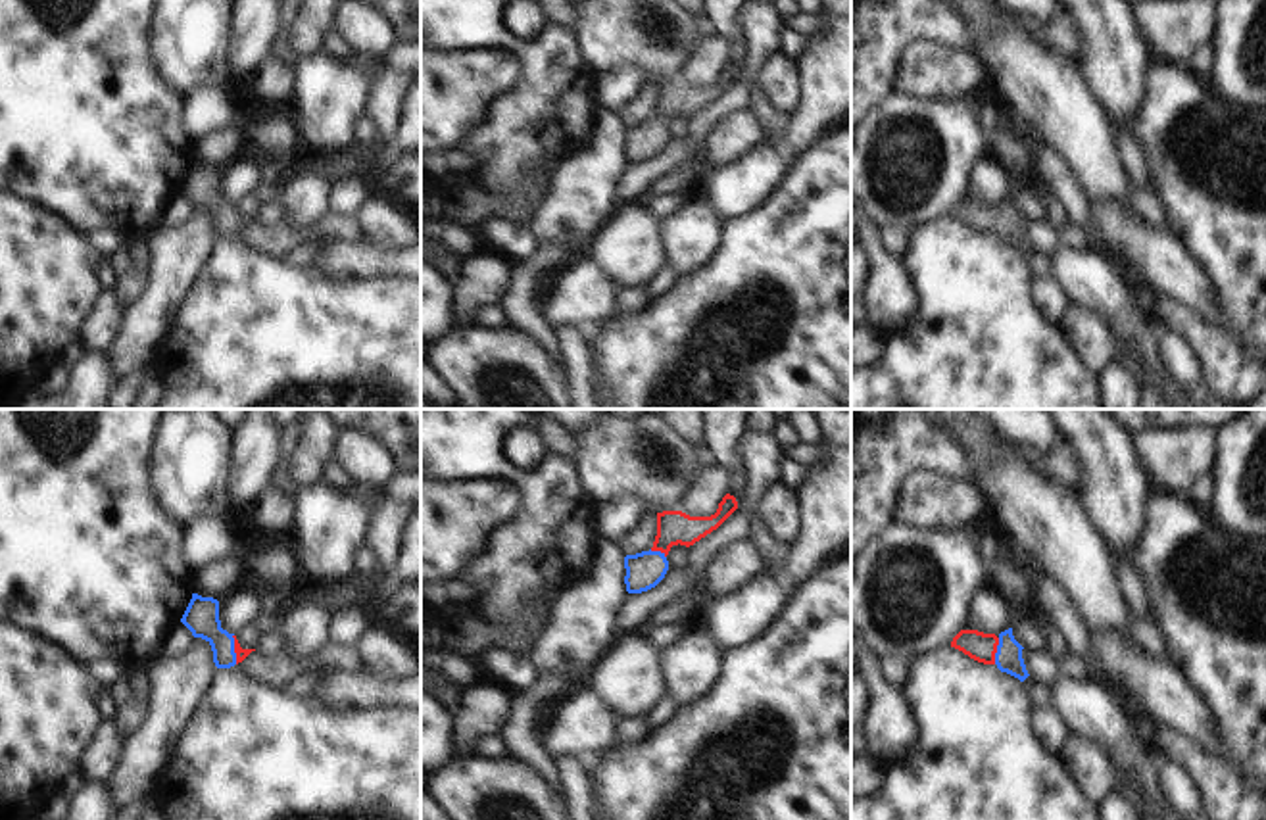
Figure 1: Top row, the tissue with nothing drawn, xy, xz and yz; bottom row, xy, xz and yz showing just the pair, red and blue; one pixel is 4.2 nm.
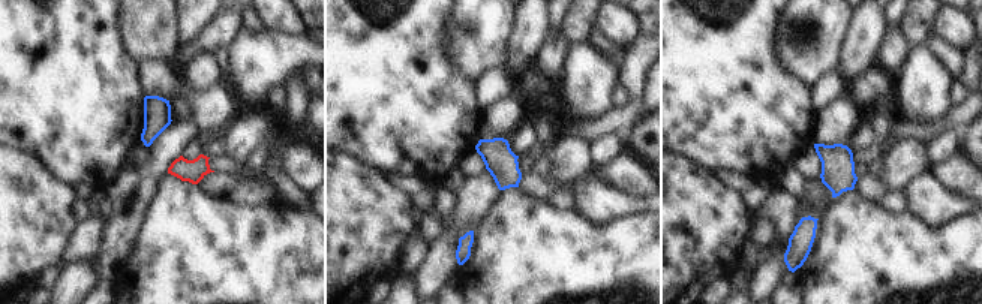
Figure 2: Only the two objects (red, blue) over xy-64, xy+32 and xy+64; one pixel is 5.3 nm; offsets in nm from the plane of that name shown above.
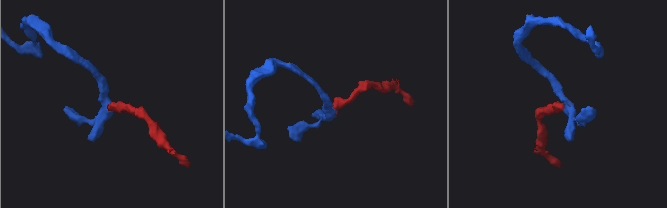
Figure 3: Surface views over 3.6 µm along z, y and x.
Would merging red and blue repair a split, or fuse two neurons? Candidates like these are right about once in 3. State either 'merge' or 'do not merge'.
merge

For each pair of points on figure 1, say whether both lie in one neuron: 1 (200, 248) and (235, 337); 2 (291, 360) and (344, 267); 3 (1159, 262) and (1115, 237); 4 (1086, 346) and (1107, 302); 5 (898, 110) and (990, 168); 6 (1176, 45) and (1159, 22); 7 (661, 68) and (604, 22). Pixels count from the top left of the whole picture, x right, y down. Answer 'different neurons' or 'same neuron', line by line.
1: different neurons
2: different neurons
3: same neuron
4: different neurons
5: different neurons
6: same neuron
7: same neuron

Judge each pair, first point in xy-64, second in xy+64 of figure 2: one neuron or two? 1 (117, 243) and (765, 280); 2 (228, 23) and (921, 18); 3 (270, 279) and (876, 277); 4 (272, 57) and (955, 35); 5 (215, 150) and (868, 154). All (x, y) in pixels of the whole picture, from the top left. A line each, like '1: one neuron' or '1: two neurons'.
1: one neuron
2: one neuron
3: one neuron
4: two neurons
5: one neuron

